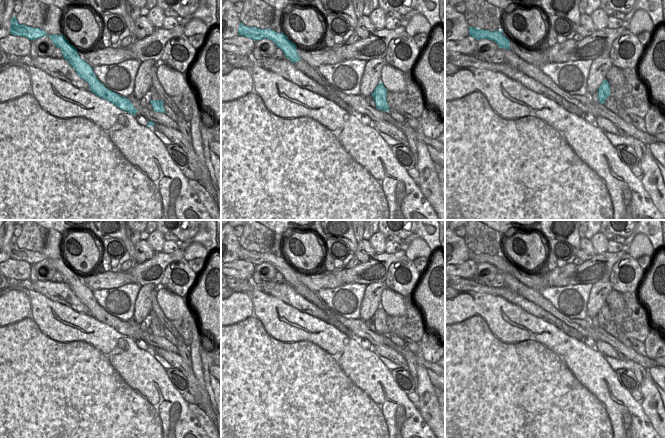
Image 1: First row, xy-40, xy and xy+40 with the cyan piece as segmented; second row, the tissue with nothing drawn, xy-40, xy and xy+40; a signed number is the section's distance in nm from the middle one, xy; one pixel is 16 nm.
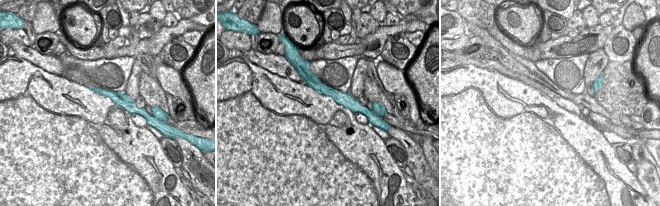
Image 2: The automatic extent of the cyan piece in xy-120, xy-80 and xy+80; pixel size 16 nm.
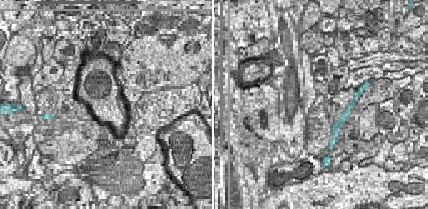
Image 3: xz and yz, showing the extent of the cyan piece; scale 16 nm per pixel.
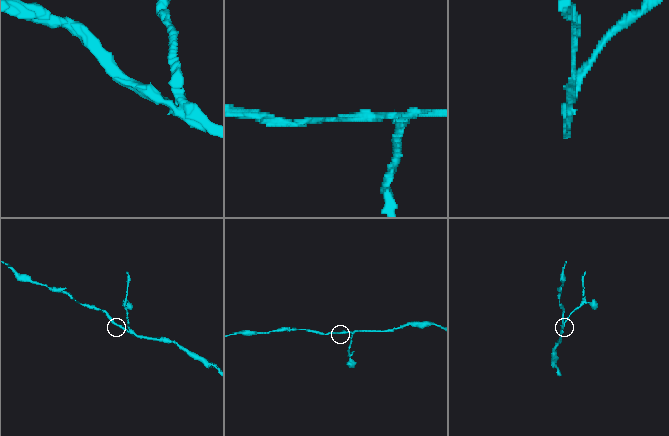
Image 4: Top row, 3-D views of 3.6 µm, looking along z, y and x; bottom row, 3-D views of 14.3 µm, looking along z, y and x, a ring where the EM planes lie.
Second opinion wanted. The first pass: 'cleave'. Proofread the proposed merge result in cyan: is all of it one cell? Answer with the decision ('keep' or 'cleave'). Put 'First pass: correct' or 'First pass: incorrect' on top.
First pass: correct
cleave

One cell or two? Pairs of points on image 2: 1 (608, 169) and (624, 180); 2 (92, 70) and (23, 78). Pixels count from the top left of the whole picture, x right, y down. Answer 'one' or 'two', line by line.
1: one
2: two

